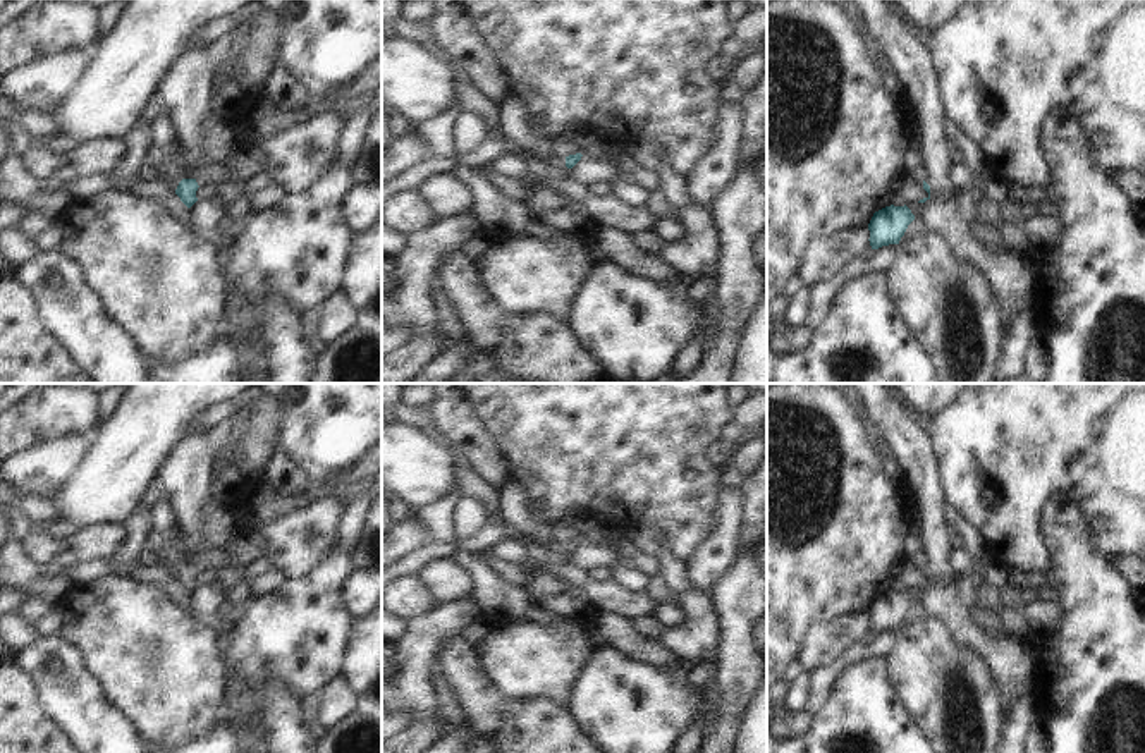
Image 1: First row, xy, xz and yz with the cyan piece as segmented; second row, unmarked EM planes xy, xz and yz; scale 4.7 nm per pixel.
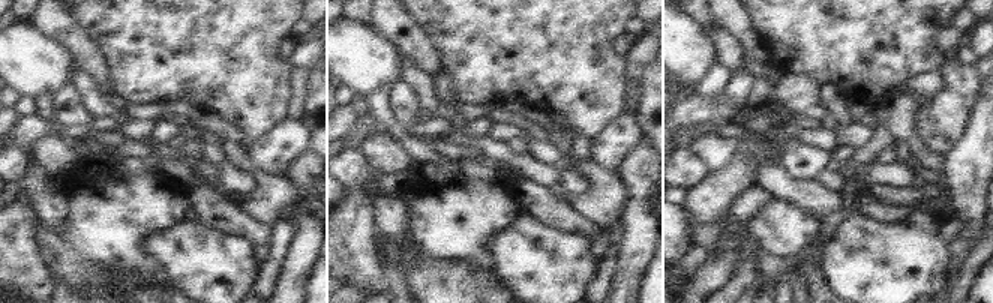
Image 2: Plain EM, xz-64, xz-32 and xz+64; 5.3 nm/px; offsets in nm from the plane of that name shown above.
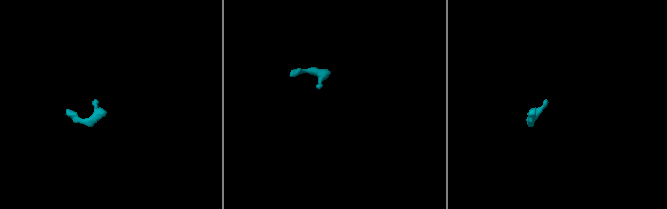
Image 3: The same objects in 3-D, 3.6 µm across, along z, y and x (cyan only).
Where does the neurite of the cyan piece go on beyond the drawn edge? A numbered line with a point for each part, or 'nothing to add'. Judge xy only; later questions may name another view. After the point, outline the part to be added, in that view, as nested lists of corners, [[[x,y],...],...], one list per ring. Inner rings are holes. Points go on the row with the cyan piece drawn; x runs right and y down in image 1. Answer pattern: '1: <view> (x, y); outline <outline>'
nothing to add

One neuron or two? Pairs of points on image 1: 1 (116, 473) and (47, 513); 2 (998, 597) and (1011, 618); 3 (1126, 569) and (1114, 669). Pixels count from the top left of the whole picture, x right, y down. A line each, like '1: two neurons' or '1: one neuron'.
1: two neurons
2: one neuron
3: two neurons

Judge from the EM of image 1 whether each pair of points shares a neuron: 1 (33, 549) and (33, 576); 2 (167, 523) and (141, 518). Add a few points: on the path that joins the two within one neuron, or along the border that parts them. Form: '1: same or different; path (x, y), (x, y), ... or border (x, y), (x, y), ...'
1: different; border (18, 540), (23, 552), (43, 568)
2: different; border (150, 511), (150, 533), (141, 549)

